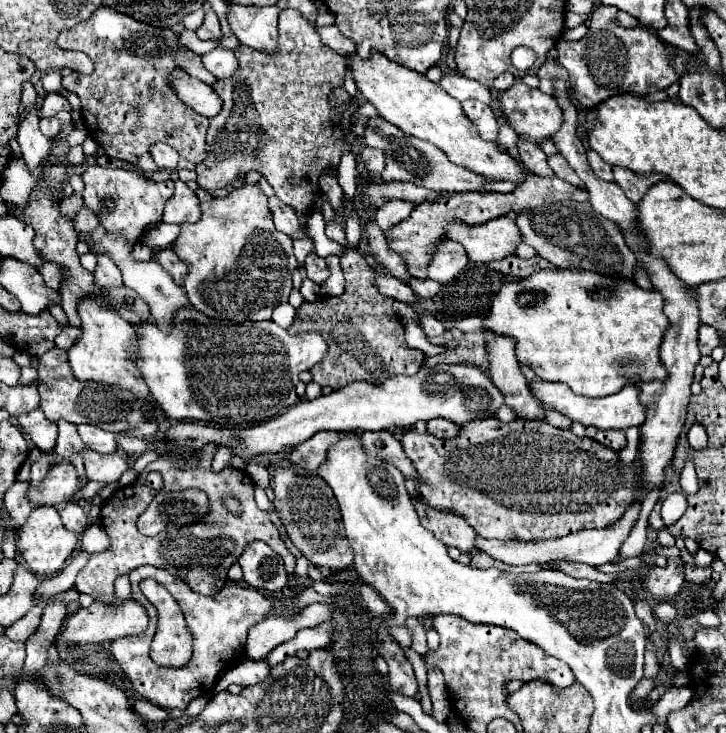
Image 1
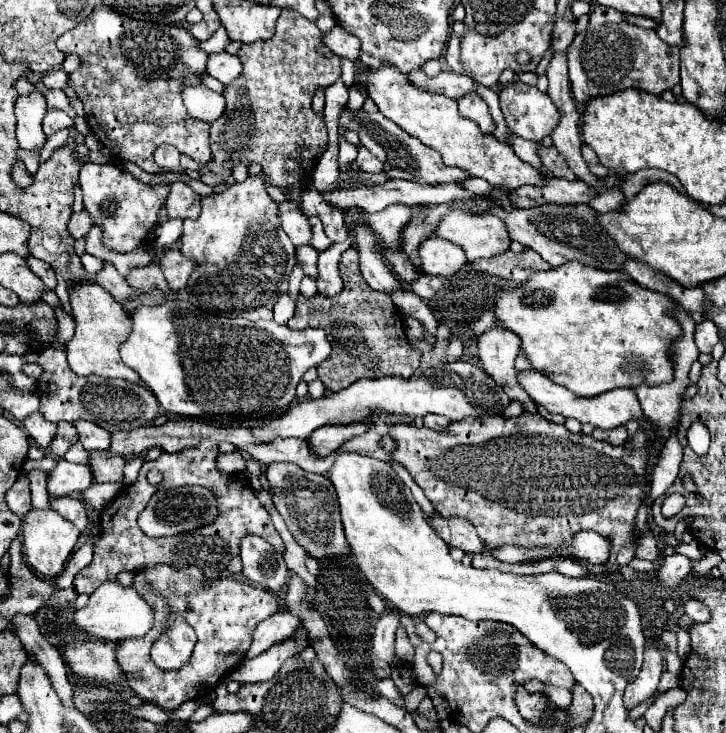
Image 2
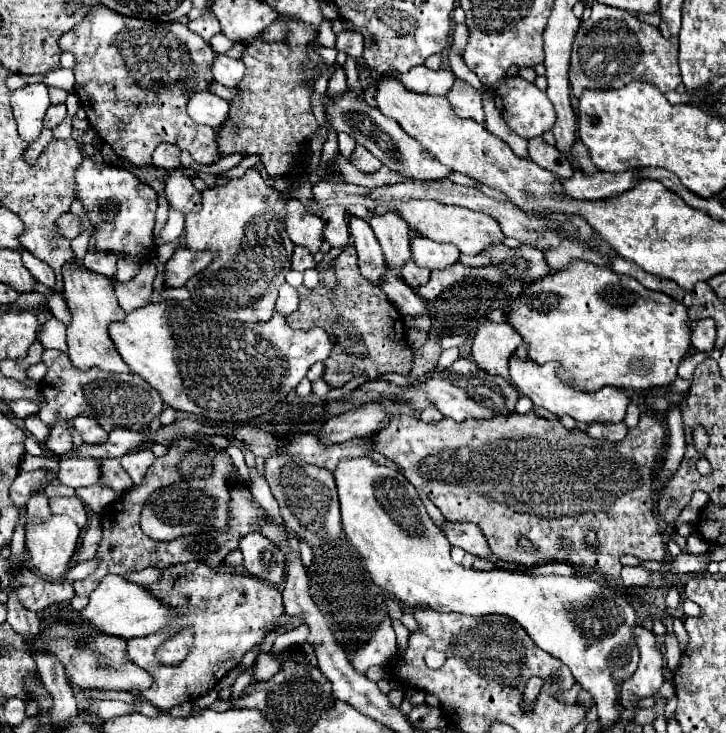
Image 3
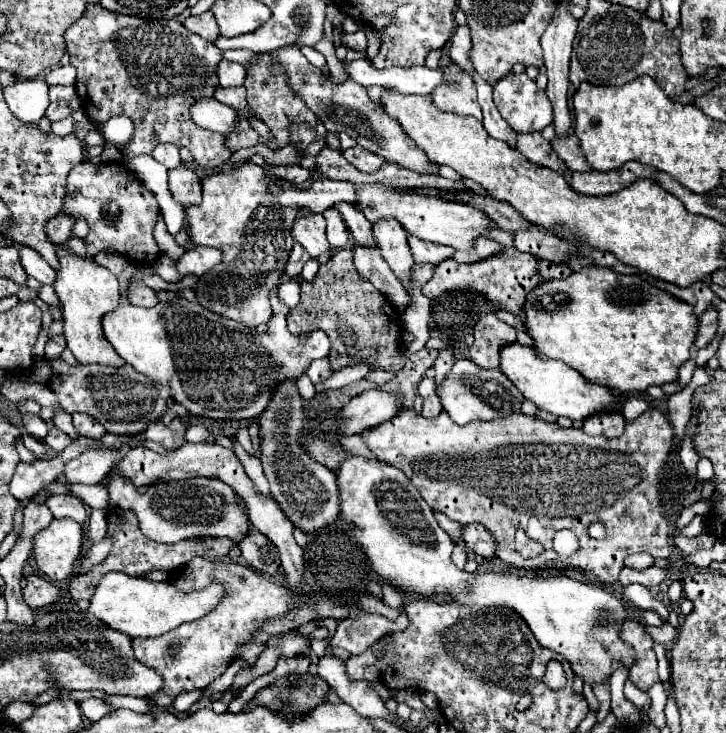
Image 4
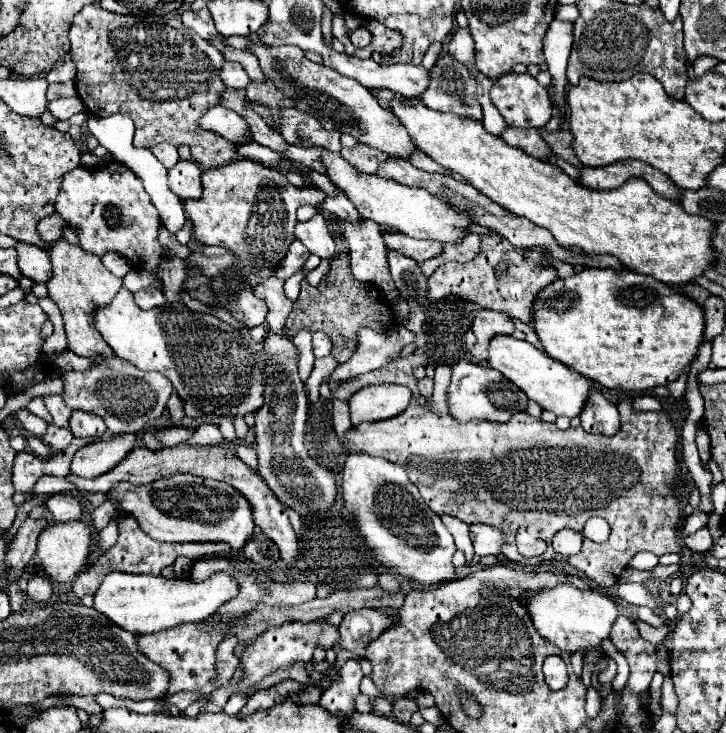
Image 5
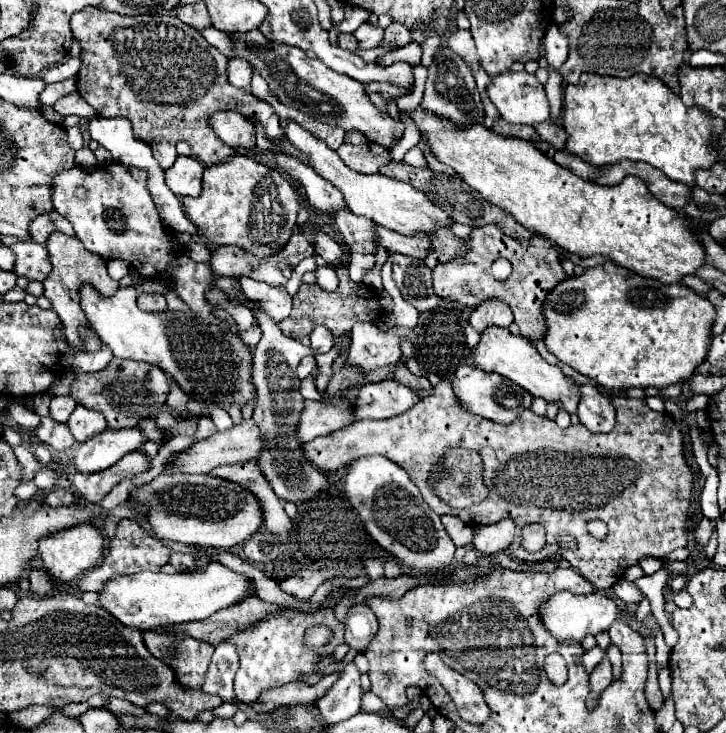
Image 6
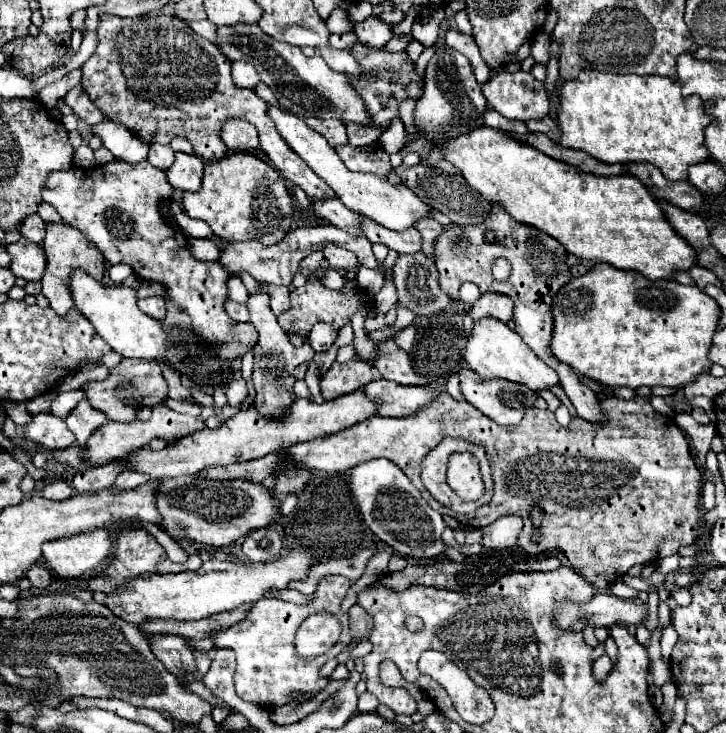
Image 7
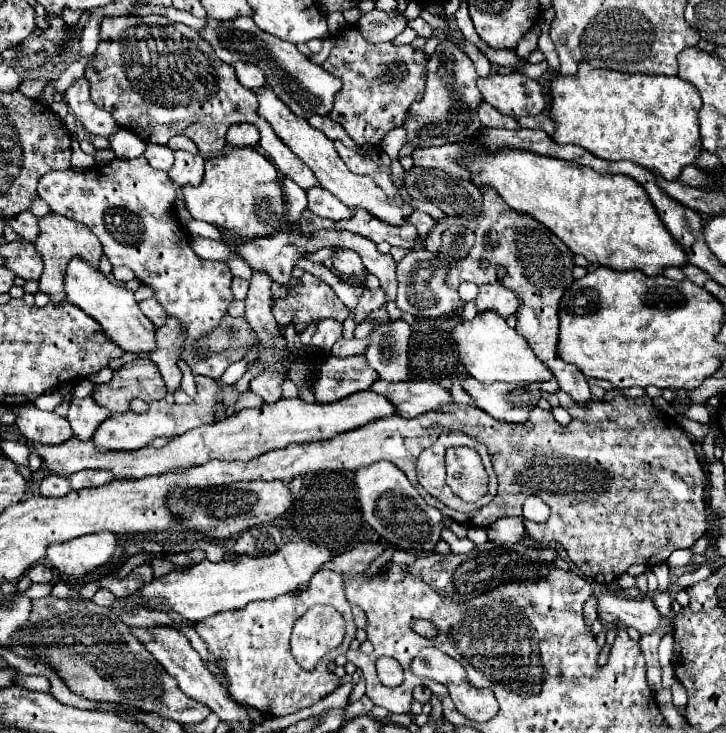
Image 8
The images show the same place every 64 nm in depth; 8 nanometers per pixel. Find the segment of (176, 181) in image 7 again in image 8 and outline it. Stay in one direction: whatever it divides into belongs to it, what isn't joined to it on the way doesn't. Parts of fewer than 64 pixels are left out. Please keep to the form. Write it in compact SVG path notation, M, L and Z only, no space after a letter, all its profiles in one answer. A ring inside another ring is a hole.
M186 150L176 152L176 162L168 170L168 176L174 184L186 186L186 184L200 184L204 176L204 158L200 154L190 154Z

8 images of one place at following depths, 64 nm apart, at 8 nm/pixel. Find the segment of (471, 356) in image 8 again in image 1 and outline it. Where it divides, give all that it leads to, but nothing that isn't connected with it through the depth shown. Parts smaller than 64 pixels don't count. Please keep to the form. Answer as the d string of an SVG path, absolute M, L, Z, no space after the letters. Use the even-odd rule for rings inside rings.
M532 380L530 384L532 396L542 402L546 408L552 408L570 420L576 420L584 426L596 426L598 430L626 430L628 426L642 426L644 422L644 406L638 400L638 386L624 386L620 392L604 396L604 398L586 398L586 396L576 396L566 384L554 384L554 382L544 382L544 380Z

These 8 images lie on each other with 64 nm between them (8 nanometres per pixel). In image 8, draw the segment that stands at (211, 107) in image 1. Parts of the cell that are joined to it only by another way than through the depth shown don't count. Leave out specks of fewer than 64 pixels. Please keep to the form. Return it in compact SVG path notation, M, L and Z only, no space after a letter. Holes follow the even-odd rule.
M236 124L236 126L230 126L226 140L232 146L256 146L260 140L260 134L258 134L258 128L252 124Z

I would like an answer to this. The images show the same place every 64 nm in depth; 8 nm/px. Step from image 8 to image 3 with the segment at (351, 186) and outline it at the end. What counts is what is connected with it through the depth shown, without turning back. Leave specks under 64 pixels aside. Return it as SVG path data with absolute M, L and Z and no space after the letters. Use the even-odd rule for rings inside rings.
M384 200L376 202L374 210L368 210L368 214L386 214L388 210L396 210L416 234L434 242L454 244L464 254L480 254L488 244L500 244L504 240L504 234L494 218L484 212L474 212L462 206L448 206L432 200Z

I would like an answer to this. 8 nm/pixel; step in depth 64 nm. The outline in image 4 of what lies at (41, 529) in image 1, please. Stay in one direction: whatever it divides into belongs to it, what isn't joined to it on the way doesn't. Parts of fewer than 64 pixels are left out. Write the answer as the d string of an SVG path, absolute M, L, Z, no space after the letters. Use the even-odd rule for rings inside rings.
M68 518L64 520L52 520L48 528L40 530L34 536L34 558L38 568L54 582L66 582L72 578L72 574L80 568L80 552L82 552L82 540L84 540L84 528L78 522L72 522Z

